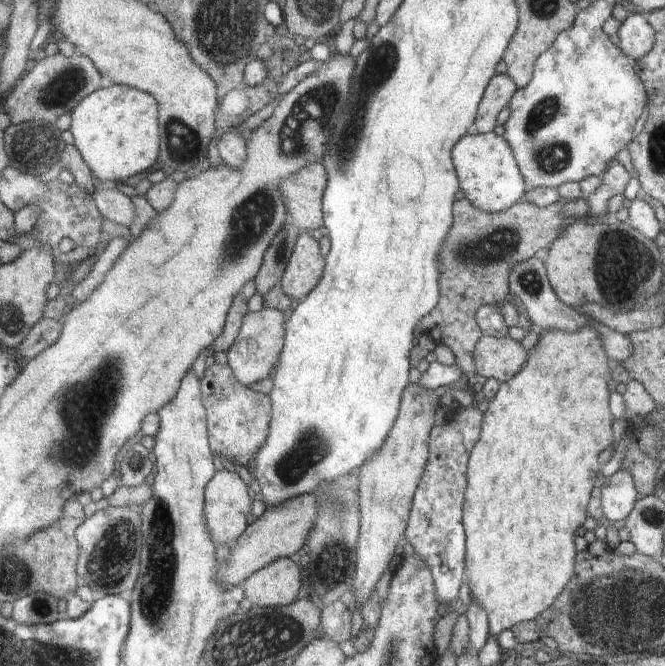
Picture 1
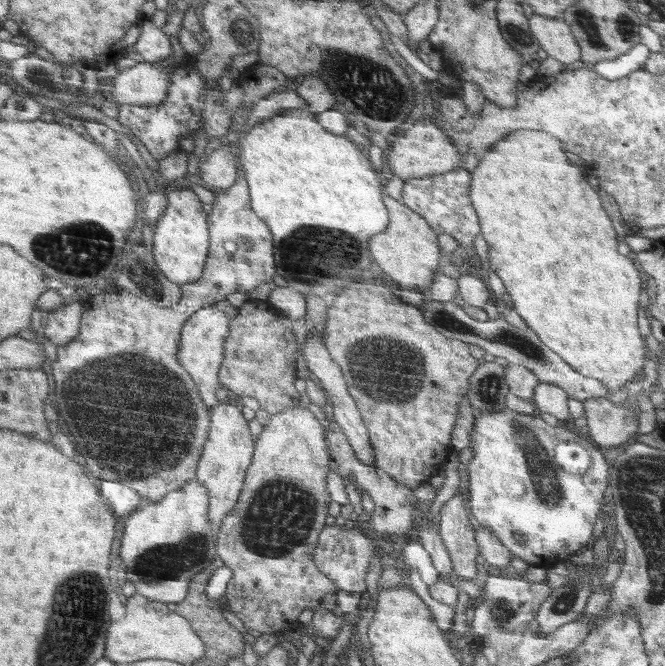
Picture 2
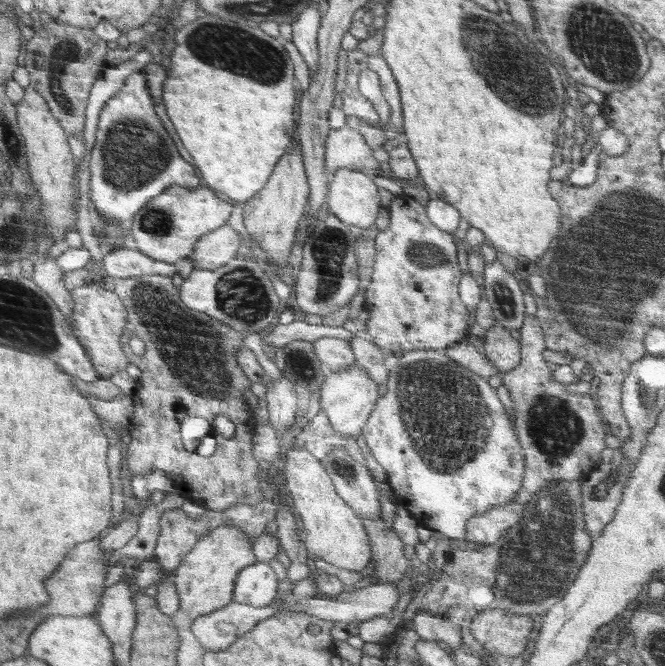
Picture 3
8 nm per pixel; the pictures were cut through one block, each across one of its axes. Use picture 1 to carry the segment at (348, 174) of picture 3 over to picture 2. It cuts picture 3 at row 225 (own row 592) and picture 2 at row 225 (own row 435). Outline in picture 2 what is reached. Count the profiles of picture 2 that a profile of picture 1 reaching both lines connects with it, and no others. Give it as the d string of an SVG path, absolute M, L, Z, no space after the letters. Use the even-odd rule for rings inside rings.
M389 195L385 196L385 205L389 210L390 225L386 226L382 233L374 234L378 238L370 238L370 244L374 244L370 252L374 252L372 255L376 264L400 286L401 290L418 290L426 294L437 277L436 270L440 267L442 249L437 239L437 231L417 211L413 211L405 203L396 202Z

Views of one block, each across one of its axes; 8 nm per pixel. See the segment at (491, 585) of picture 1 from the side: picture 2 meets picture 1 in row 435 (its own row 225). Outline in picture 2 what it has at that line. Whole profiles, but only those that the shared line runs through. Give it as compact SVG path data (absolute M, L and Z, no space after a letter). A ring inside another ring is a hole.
M516 130L514 134L508 134L506 138L502 138L500 142L496 142L484 154L478 156L479 162L477 167L470 172L472 182L470 182L470 190L468 197L472 201L472 207L476 210L480 223L482 238L488 244L488 262L490 268L502 279L504 286L514 304L513 310L526 322L527 327L533 330L545 346L556 352L558 357L566 364L570 364L571 368L582 374L583 376L598 380L604 389L610 393L616 393L626 384L639 380L644 375L643 366L646 364L646 348L644 346L644 338L638 332L638 298L642 294L642 284L640 284L640 272L636 270L634 262L628 256L618 254L618 236L612 228L610 218L606 216L598 194L588 186L582 170L574 164L568 162L566 154L562 152L562 146L558 142L558 138L546 134L546 132L534 130Z

